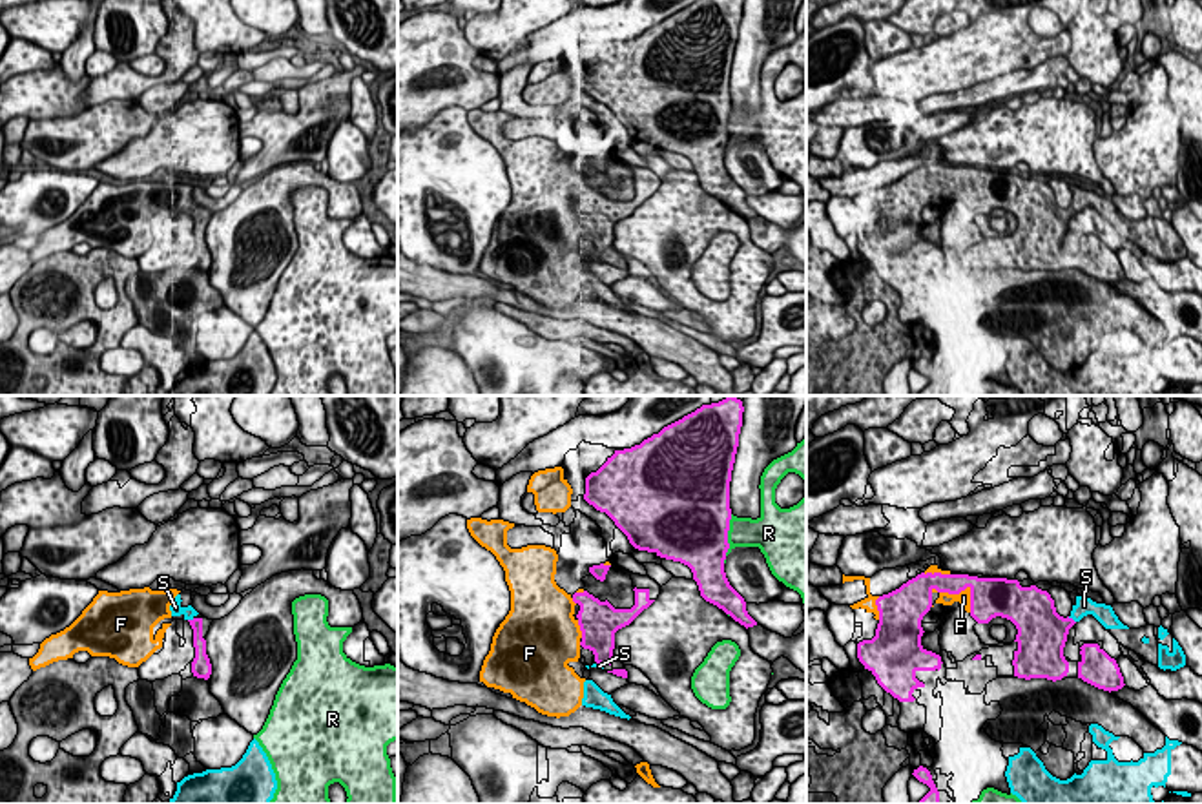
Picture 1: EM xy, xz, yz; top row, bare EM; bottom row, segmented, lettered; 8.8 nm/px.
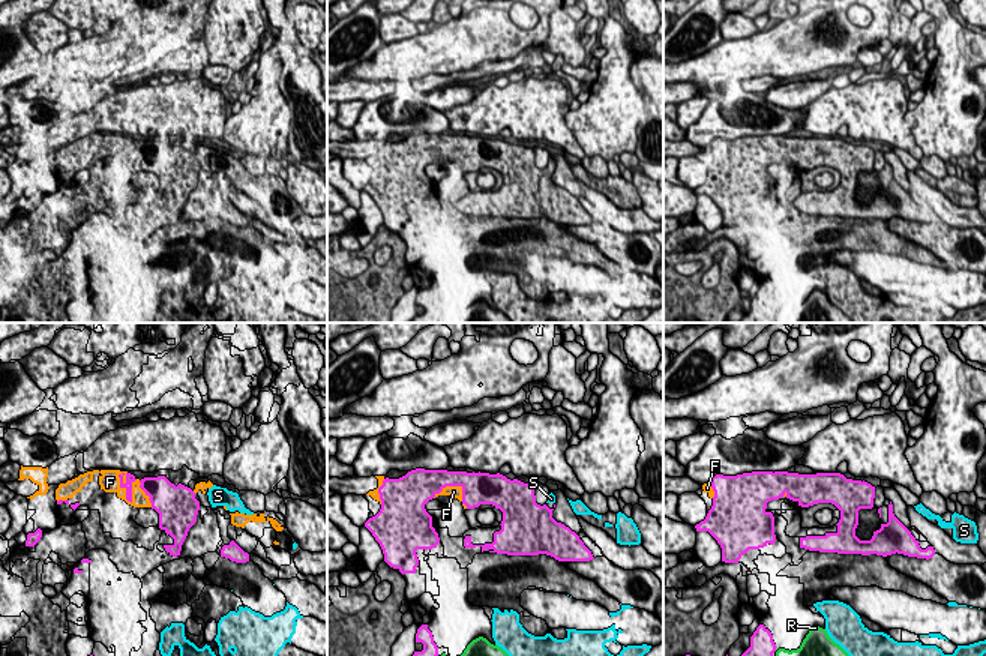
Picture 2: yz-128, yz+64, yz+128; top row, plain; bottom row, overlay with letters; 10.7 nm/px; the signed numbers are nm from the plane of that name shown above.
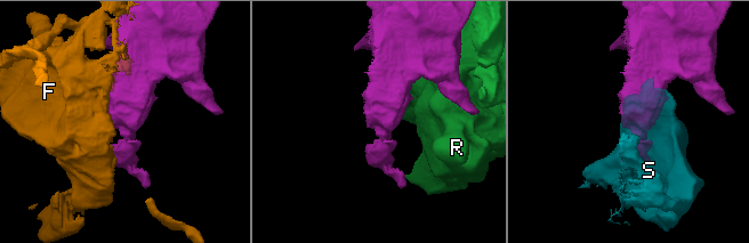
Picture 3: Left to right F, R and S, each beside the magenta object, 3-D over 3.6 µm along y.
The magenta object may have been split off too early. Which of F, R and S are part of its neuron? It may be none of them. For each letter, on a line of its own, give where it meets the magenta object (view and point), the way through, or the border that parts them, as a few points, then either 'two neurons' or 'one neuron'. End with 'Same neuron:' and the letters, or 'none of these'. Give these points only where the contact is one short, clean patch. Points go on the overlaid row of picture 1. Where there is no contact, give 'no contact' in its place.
F: meets magenta in yz at (962, 589); two neurons
R: meets magenta in xz at (726, 535); two neurons
S: meets magenta in yz at (1071, 618); runs through yz (1046, 629), (1058, 628), (1071, 618), (1084, 606); one neuron
Same neuron: S

